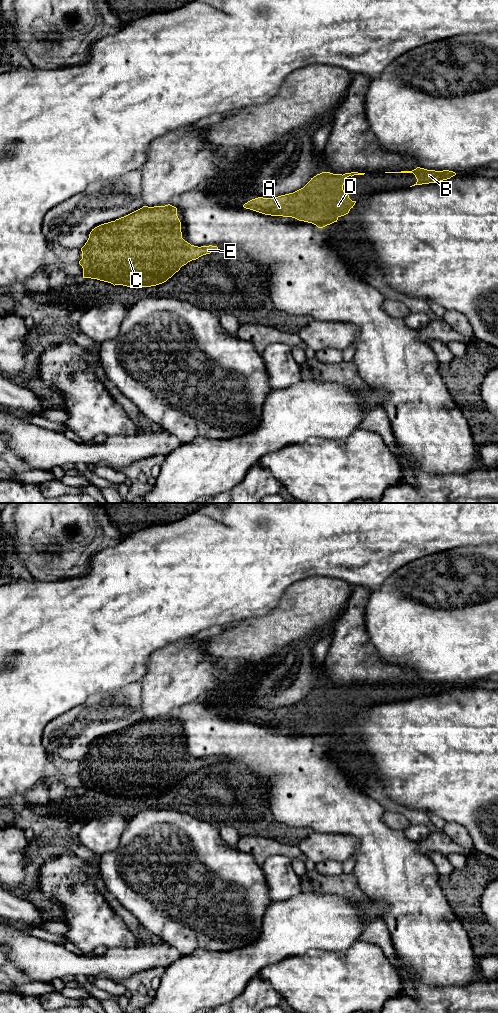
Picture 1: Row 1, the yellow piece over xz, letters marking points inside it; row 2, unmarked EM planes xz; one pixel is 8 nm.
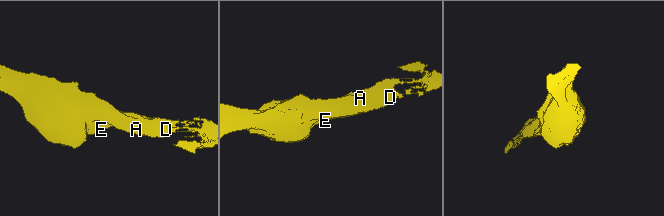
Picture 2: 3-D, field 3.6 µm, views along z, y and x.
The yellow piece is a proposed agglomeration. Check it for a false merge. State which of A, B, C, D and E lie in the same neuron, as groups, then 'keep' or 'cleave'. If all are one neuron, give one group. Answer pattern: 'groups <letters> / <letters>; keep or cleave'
groups A B C D E; keep

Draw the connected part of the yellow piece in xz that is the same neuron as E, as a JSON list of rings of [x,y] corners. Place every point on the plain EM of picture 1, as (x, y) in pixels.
[[[165,718],[142,720],[115,733],[101,736],[89,746],[81,760],[83,790],[97,791],[127,799],[151,799],[162,796],[192,772],[218,762],[217,758],[194,758],[182,750],[177,720]]]

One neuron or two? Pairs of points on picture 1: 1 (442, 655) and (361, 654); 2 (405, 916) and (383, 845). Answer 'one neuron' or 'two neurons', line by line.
1: two neurons
2: one neuron

